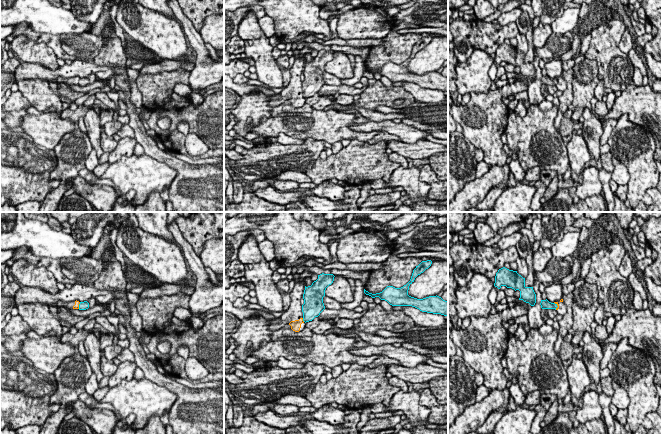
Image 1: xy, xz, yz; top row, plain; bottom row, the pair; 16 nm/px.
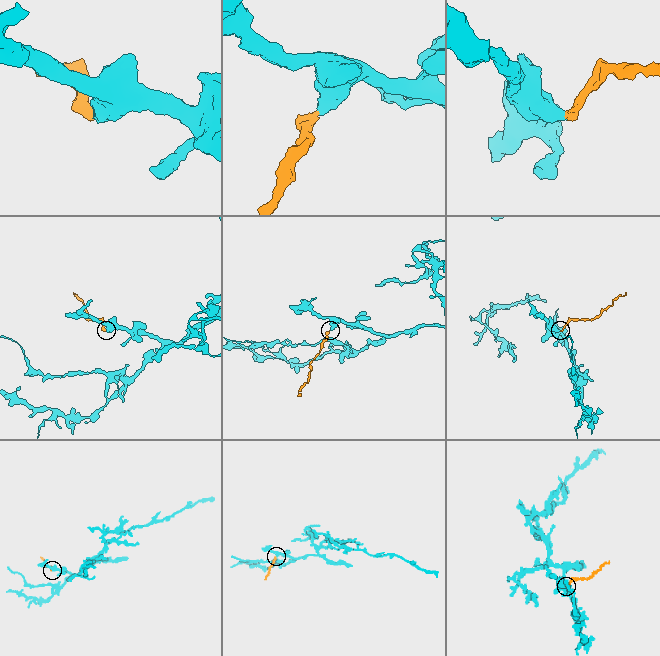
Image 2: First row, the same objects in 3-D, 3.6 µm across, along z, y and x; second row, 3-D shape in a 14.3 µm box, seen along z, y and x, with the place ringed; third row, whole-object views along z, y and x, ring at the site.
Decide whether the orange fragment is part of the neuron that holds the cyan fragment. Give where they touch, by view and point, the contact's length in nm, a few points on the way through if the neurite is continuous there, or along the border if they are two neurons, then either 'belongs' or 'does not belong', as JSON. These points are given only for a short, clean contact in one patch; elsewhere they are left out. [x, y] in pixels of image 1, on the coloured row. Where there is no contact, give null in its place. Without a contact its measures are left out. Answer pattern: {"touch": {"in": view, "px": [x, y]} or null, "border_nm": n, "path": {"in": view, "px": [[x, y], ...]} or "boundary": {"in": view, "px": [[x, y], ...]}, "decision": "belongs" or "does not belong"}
{"touch": {"in": "xz", "px": [303, 320]}, "border_nm": 70, "boundary": {"in": "xz", "px": [[302, 318], [304, 321]]}, "decision": "does not belong"}

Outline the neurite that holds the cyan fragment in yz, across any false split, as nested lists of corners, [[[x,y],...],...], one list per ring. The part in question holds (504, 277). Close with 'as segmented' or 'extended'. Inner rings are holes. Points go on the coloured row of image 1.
[[[505,267],[498,270],[495,276],[494,286],[500,289],[502,286],[520,291],[519,300],[523,300],[534,306],[536,303],[536,294],[533,287],[525,286],[525,278],[517,273],[517,271],[509,270]]] | as segmented

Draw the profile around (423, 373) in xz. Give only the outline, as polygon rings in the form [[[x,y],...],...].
[[[420,363],[414,368],[408,368],[398,364],[389,364],[386,365],[386,369],[393,376],[413,384],[423,384],[435,378],[448,376],[447,370],[431,366],[427,363]]]

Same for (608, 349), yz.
[[[606,343],[603,346],[603,348],[602,348],[603,357],[600,362],[600,369],[605,369],[608,367],[608,363],[611,359],[612,354],[614,353],[614,351],[617,348],[617,345],[618,344],[615,344],[615,343]]]

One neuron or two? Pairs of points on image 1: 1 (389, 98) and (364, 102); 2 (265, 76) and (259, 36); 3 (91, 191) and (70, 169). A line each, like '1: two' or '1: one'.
1: one
2: one
3: two

